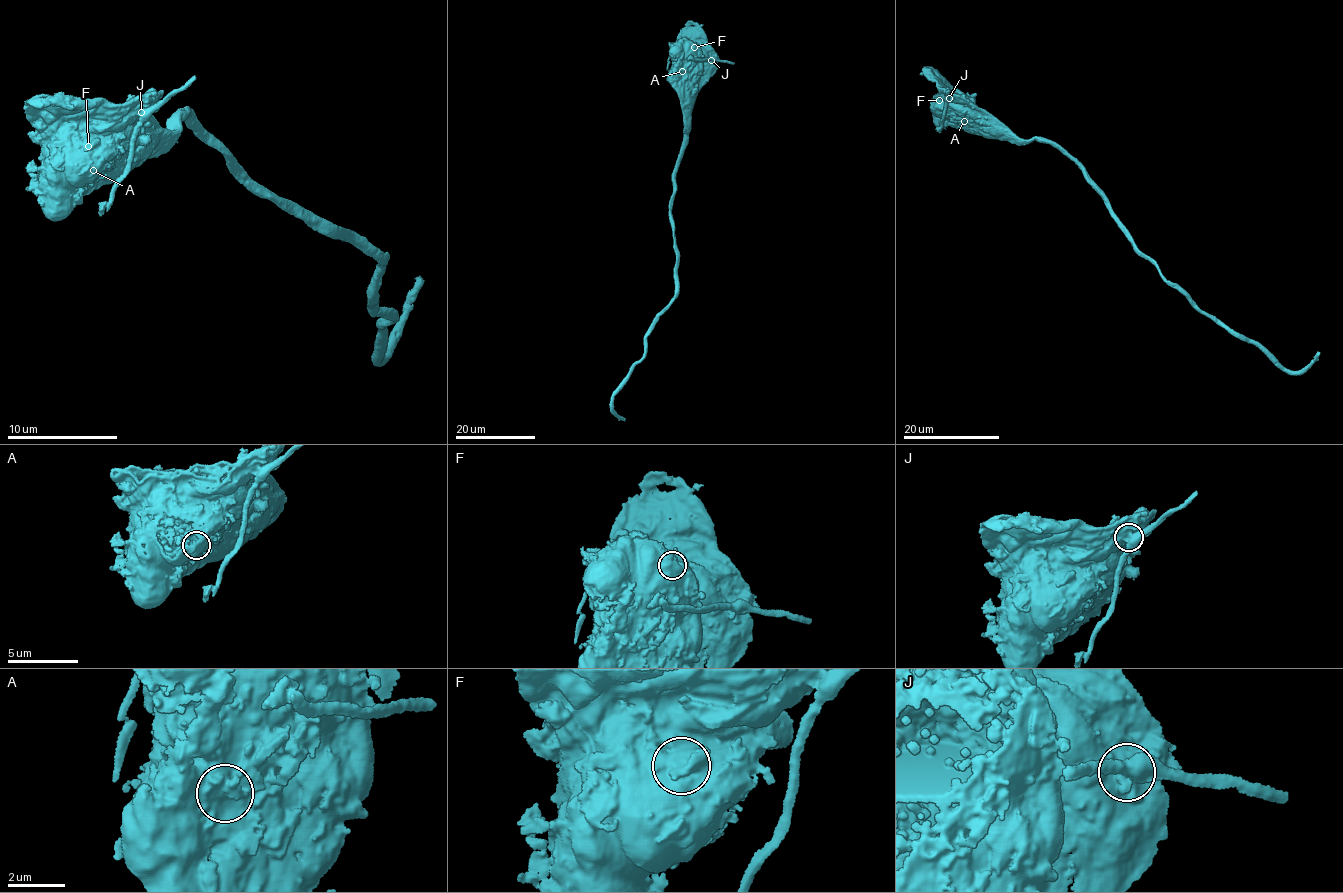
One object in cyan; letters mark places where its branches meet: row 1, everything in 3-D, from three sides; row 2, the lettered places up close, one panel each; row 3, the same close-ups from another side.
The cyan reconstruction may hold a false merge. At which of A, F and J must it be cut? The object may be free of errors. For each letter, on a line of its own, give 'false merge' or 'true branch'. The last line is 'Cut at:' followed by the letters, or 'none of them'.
A: true branch
F: true branch
J: false merge
Cut at: J

